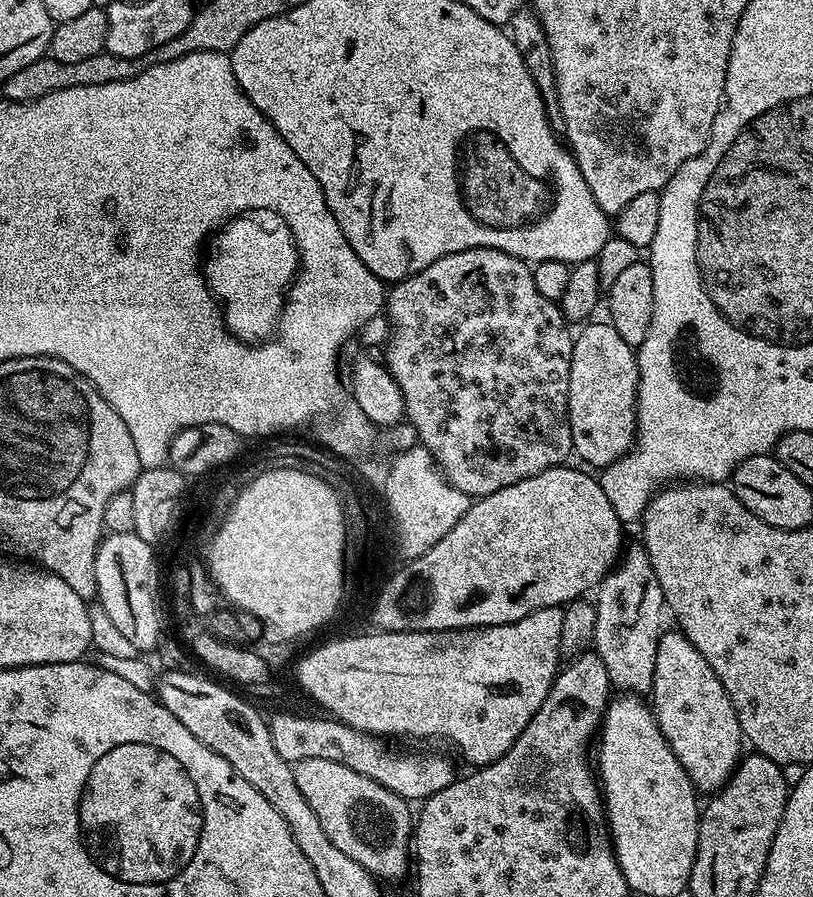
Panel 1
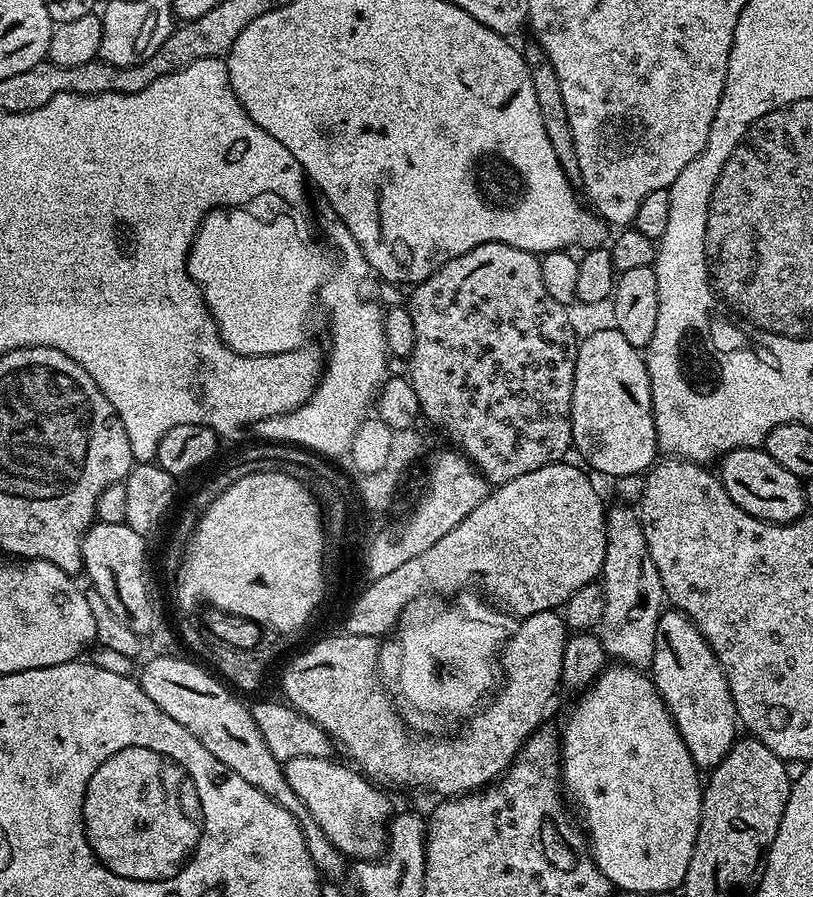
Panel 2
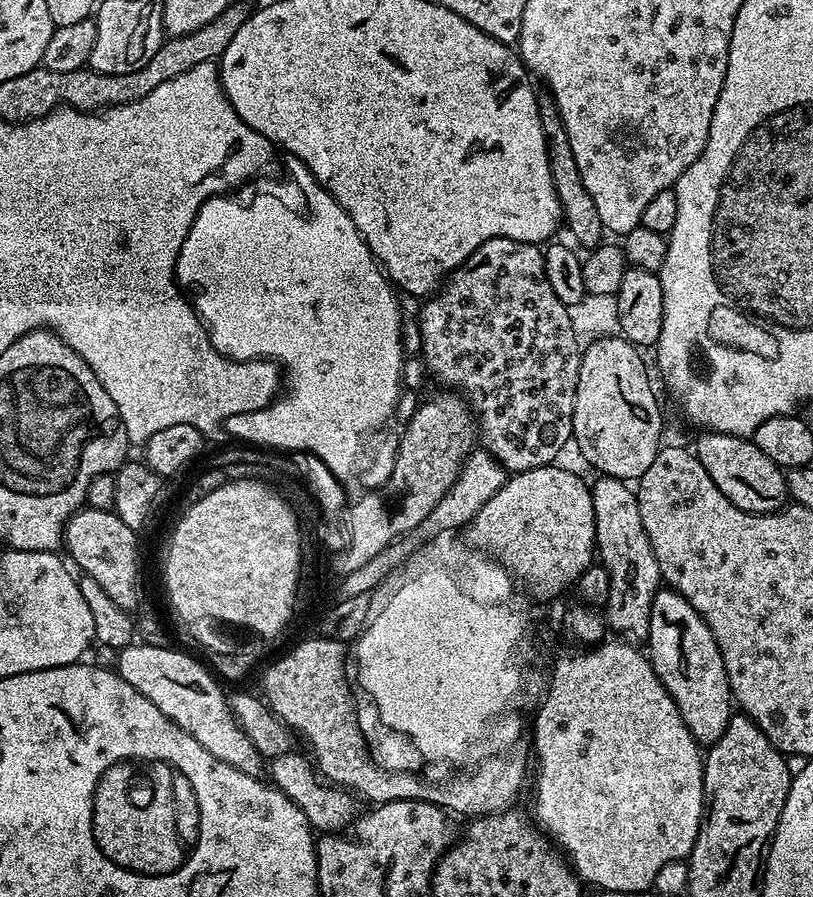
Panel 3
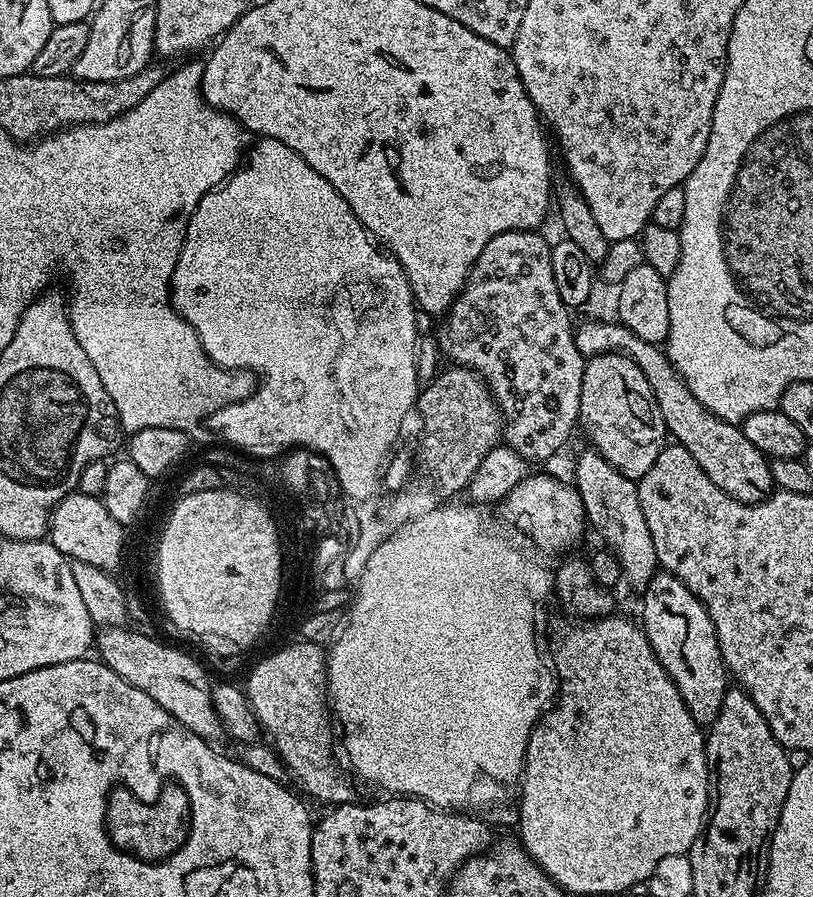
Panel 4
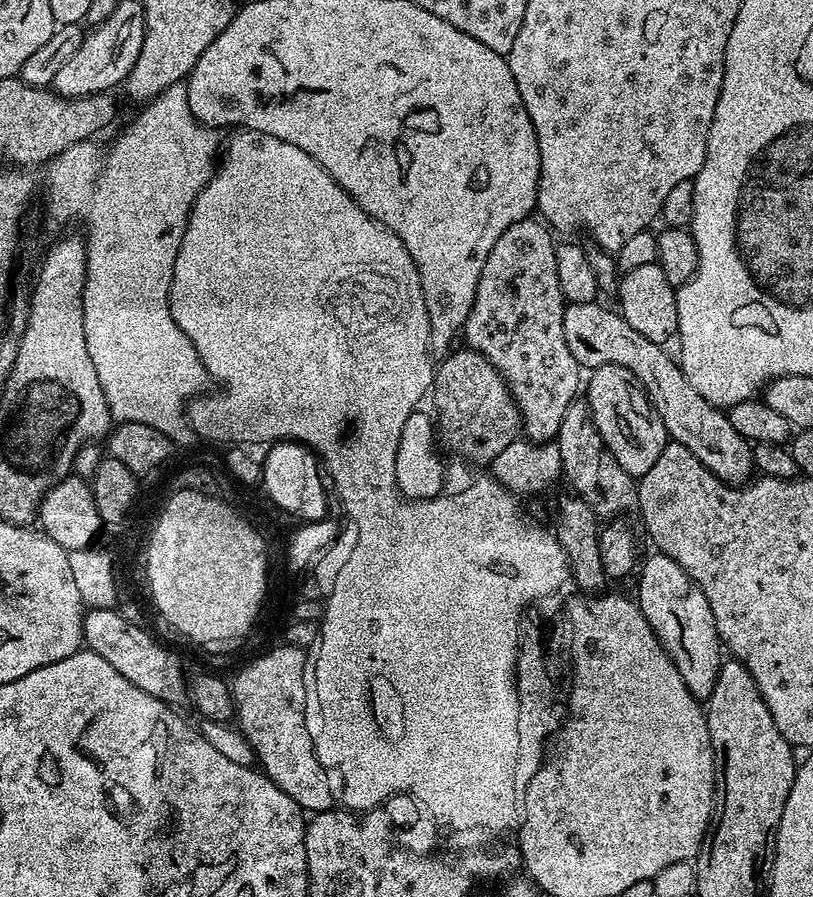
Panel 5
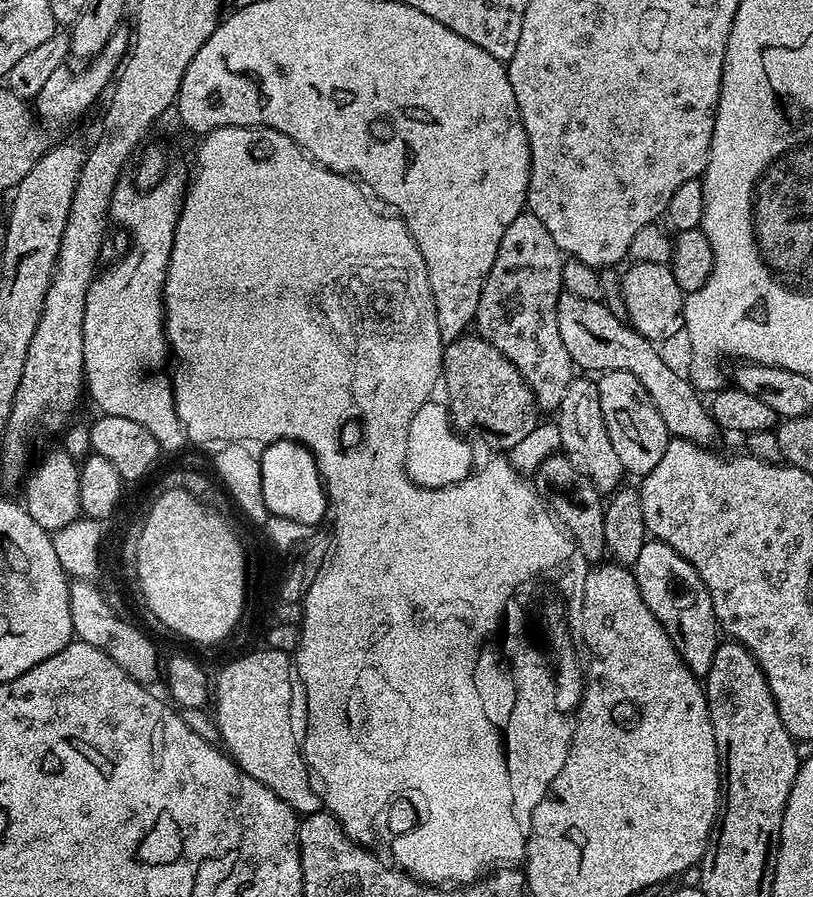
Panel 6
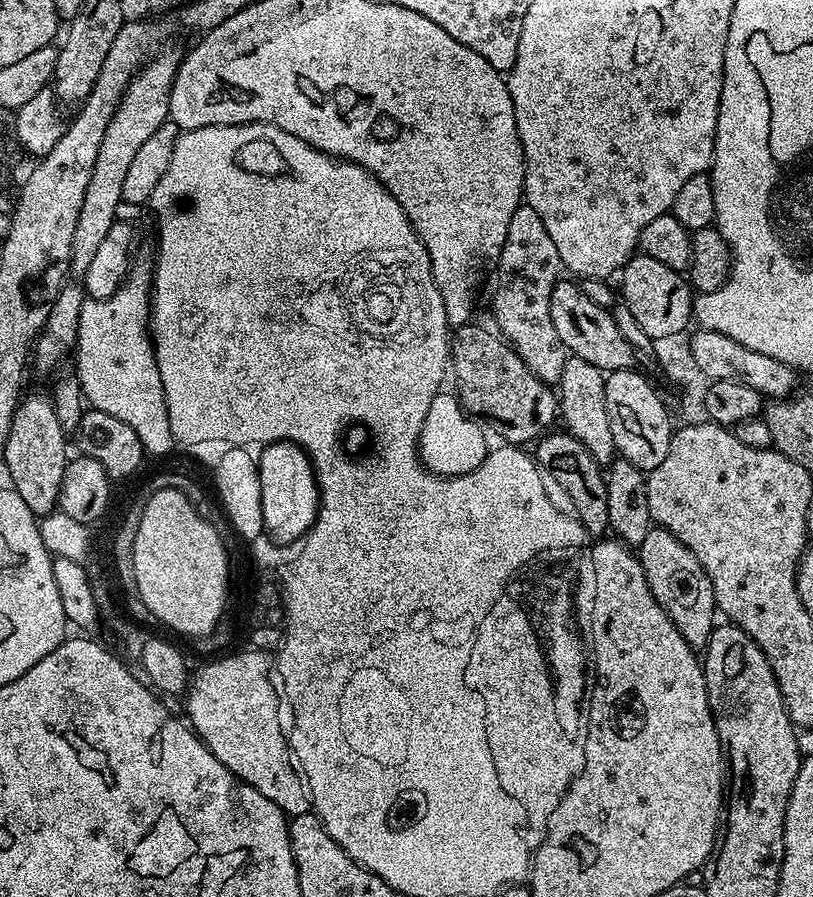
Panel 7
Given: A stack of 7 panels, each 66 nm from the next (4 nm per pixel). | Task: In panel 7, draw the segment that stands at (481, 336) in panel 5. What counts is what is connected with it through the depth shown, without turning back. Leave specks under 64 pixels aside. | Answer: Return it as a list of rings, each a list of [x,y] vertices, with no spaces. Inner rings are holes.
[[[521,206],[514,210],[514,218],[510,218],[510,230],[506,230],[502,249],[503,264],[498,269],[501,272],[500,296],[496,298],[496,309],[500,324],[507,332],[508,344],[537,379],[549,386],[559,385],[566,349],[550,319],[550,290],[554,290],[562,276],[558,246],[554,246],[546,226],[542,226],[542,218],[538,218],[532,208]]]

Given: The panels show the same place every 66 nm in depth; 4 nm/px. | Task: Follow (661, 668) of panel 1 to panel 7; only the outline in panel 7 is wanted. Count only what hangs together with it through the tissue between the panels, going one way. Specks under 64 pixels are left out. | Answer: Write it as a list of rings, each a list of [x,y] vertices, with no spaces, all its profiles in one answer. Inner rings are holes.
[[[654,526],[647,532],[636,550],[644,573],[646,574],[650,594],[666,610],[670,622],[678,626],[678,634],[686,638],[690,647],[702,650],[708,644],[712,629],[718,620],[718,609],[714,590],[709,576],[702,570],[698,558],[686,549],[686,546],[674,538],[669,531]]]

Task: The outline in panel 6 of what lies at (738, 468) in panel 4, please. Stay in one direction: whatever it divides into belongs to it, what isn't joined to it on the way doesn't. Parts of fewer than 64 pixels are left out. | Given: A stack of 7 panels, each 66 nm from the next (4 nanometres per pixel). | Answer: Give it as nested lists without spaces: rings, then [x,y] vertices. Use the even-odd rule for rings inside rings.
[[[561,291],[556,307],[558,334],[566,345],[577,369],[585,368],[588,374],[605,372],[629,372],[642,382],[646,394],[654,402],[666,430],[677,440],[689,440],[705,446],[715,445],[718,429],[711,411],[700,405],[701,393],[687,375],[679,376],[666,361],[660,357],[655,343],[638,334],[631,324],[614,318],[610,310],[598,300],[574,298],[574,294]]]

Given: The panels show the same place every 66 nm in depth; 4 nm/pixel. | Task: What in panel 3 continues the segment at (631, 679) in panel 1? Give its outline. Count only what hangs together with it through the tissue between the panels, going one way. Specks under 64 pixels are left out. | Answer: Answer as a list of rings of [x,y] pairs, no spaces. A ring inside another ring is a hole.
[[[600,476],[597,484],[591,485],[592,509],[594,510],[594,530],[596,531],[595,555],[599,563],[607,568],[610,574],[610,590],[606,601],[606,624],[612,628],[617,637],[629,642],[644,642],[648,639],[652,603],[662,587],[658,558],[650,546],[650,538],[646,538],[646,526],[642,526],[642,514],[638,514],[636,493],[625,481],[613,476]]]

